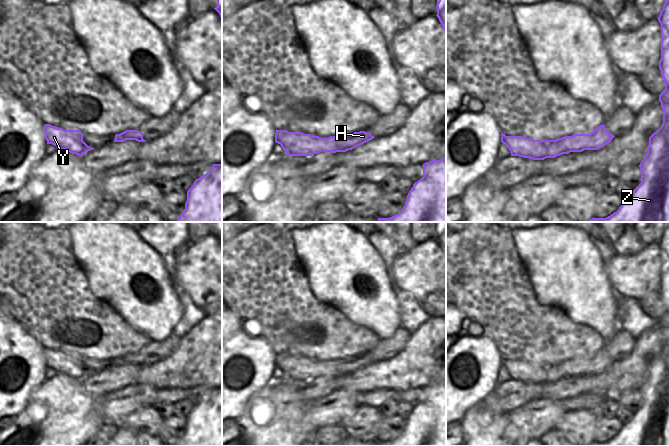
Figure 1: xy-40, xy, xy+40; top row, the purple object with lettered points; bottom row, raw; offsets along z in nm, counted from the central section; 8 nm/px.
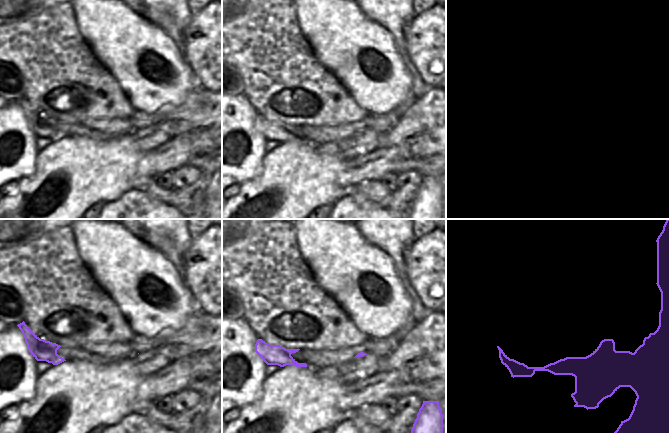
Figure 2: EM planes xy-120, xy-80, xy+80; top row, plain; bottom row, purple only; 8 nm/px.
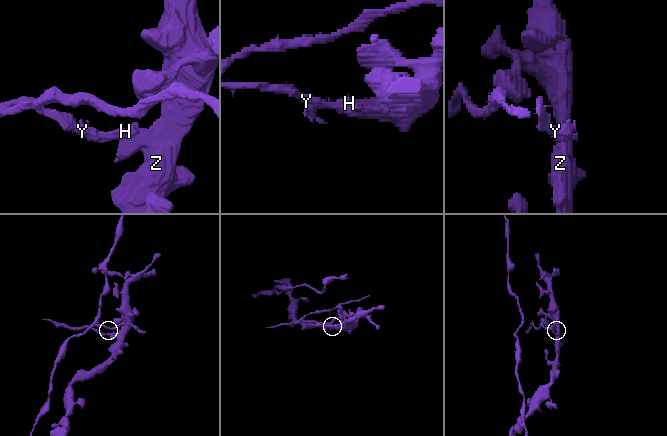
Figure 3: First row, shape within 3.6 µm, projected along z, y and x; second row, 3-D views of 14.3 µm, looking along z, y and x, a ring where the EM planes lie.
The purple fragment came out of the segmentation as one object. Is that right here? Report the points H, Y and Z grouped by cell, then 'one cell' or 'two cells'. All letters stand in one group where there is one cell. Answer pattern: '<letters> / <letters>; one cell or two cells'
H Z / Y; two cells

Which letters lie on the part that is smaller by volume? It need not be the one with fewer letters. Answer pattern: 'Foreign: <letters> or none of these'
Foreign: Y

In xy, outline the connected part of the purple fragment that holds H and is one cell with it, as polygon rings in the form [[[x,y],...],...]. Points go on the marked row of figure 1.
[[[360,131],[328,138],[318,138],[315,147],[323,152],[346,152],[375,138],[370,132]]]

